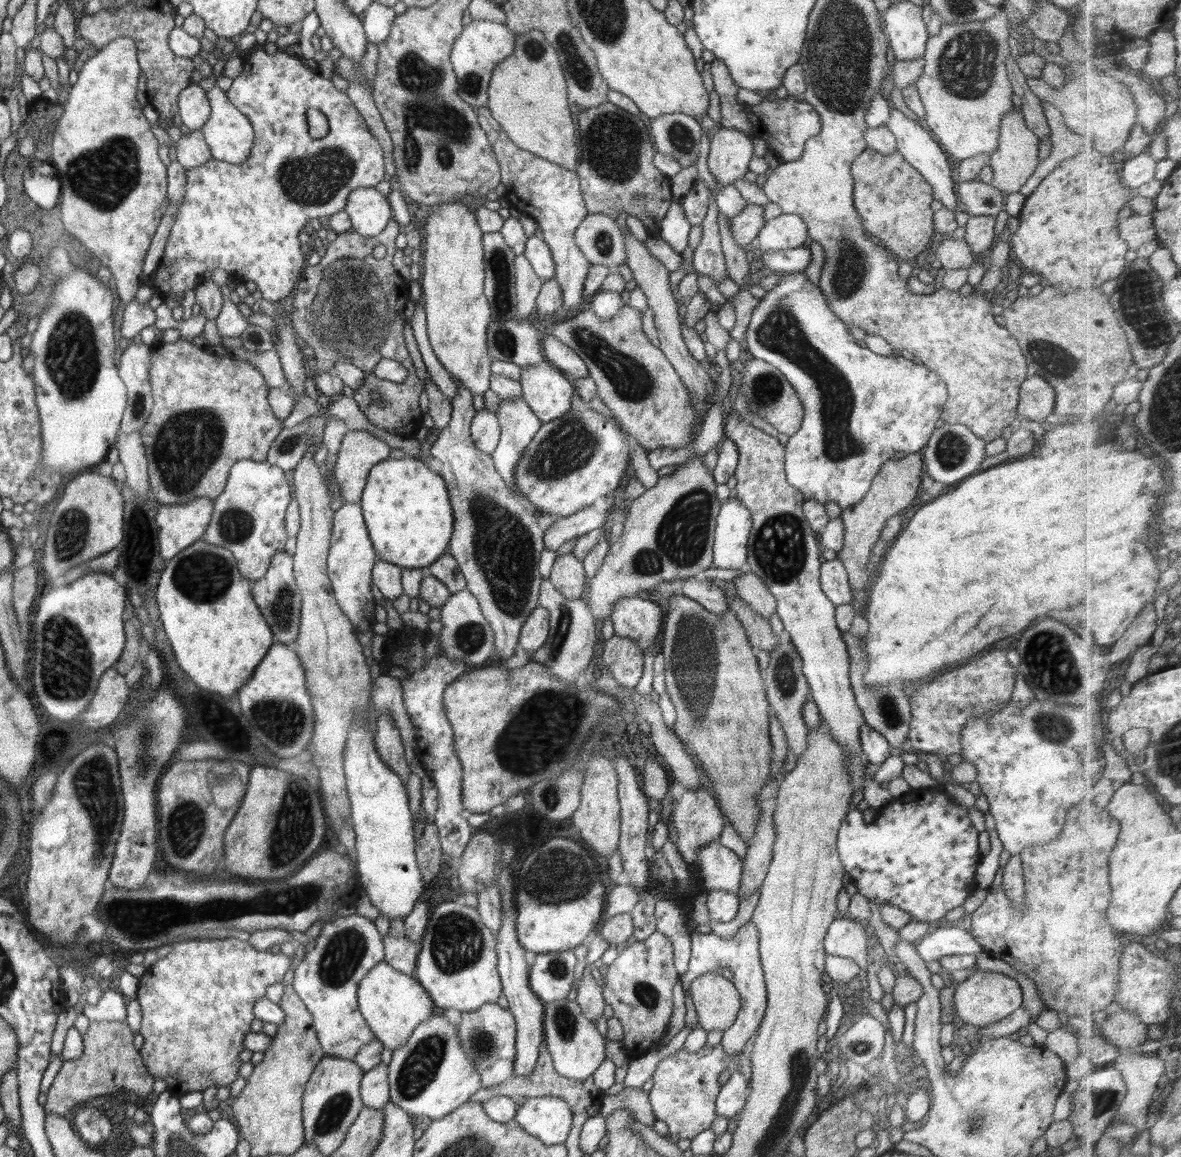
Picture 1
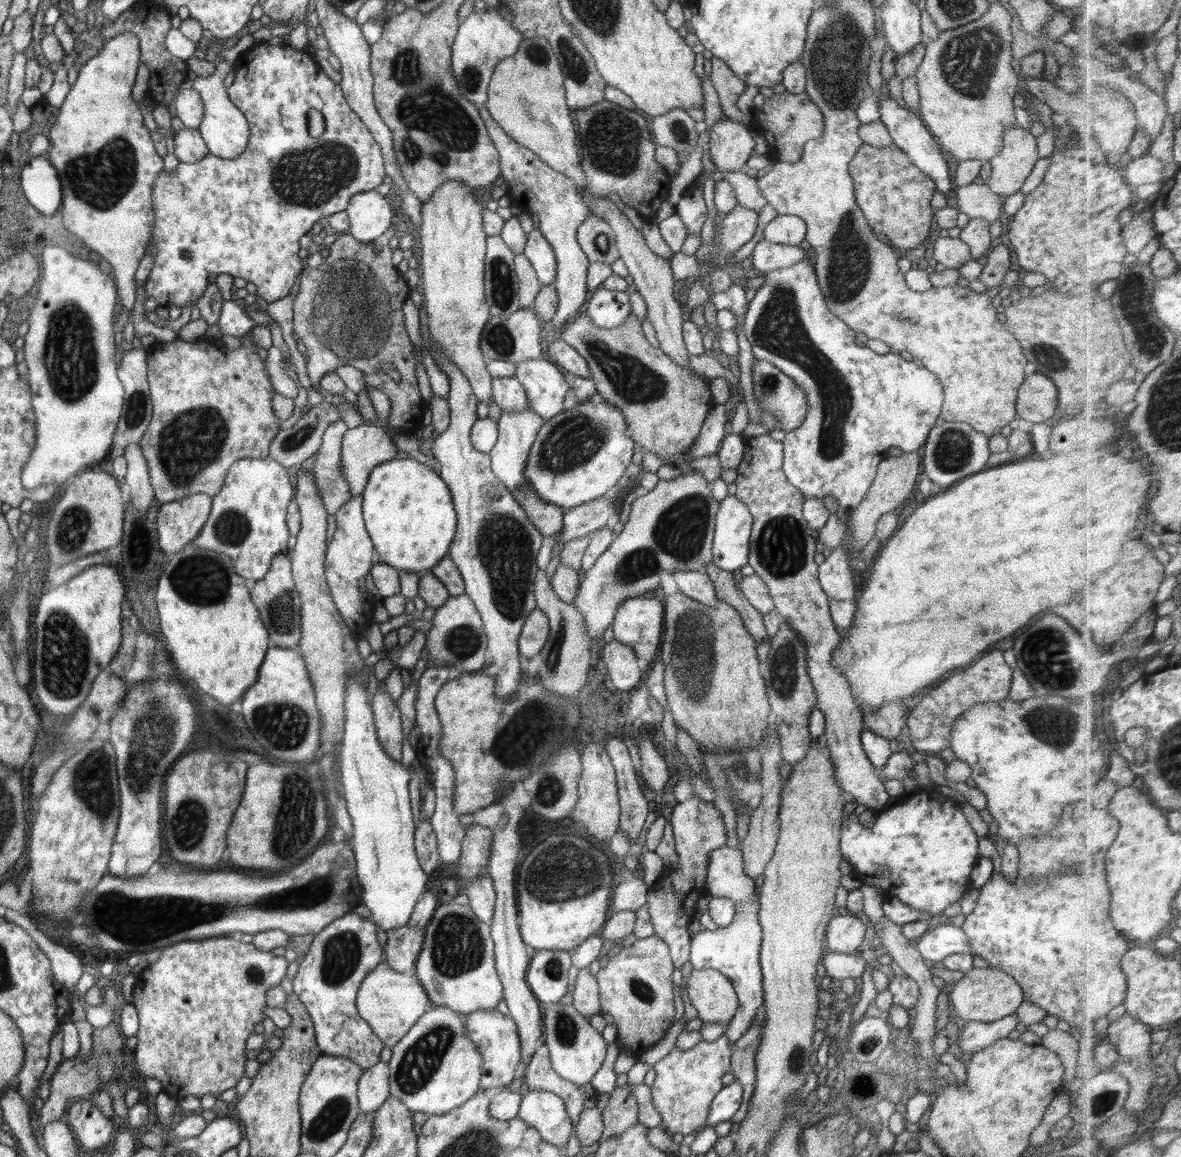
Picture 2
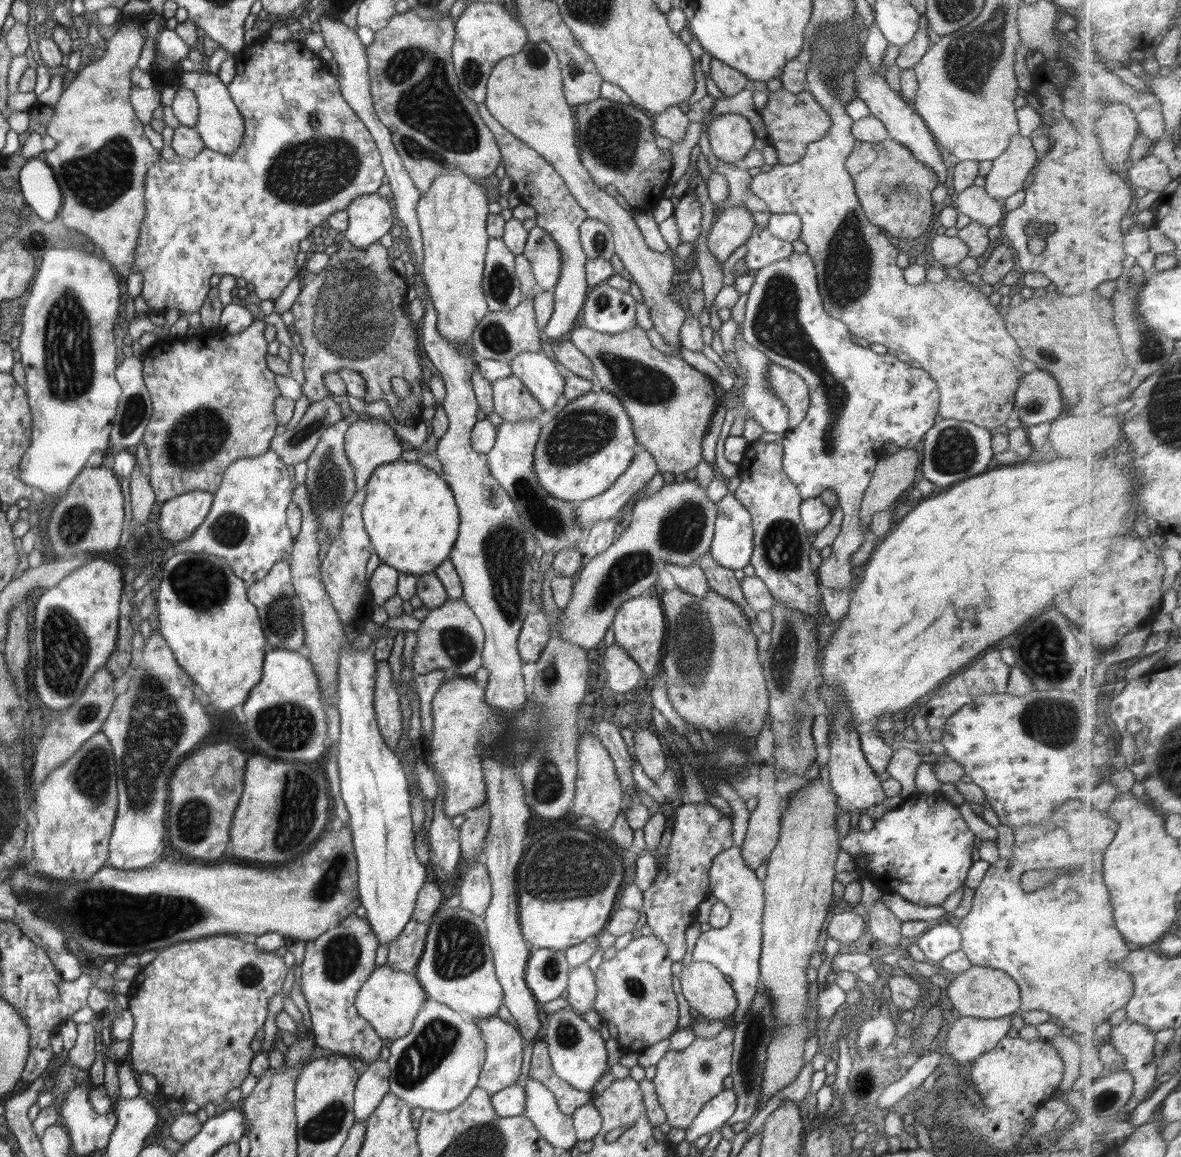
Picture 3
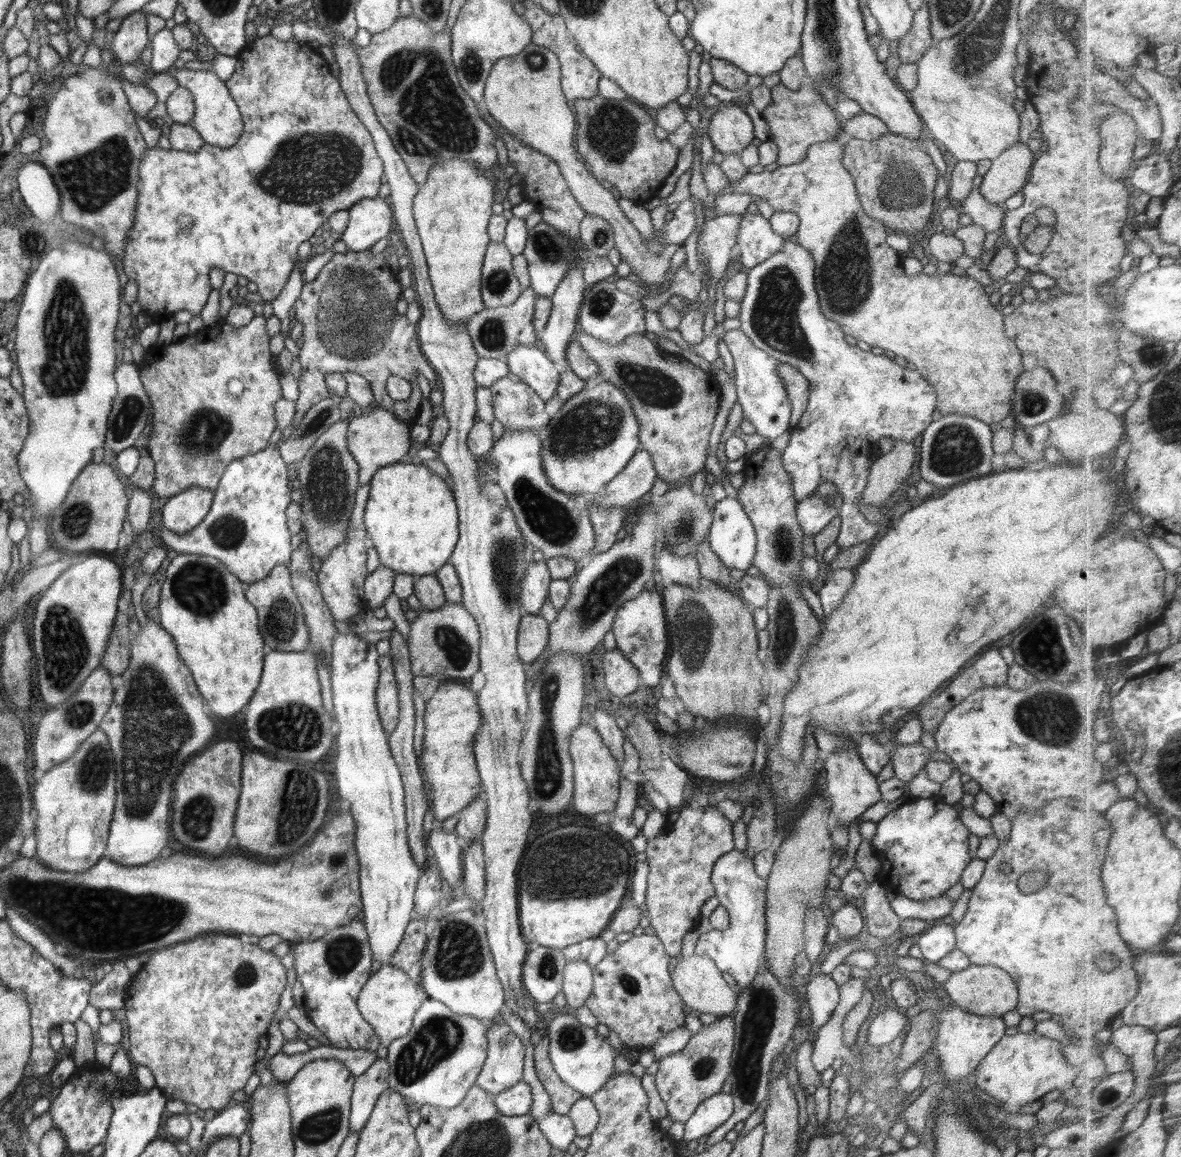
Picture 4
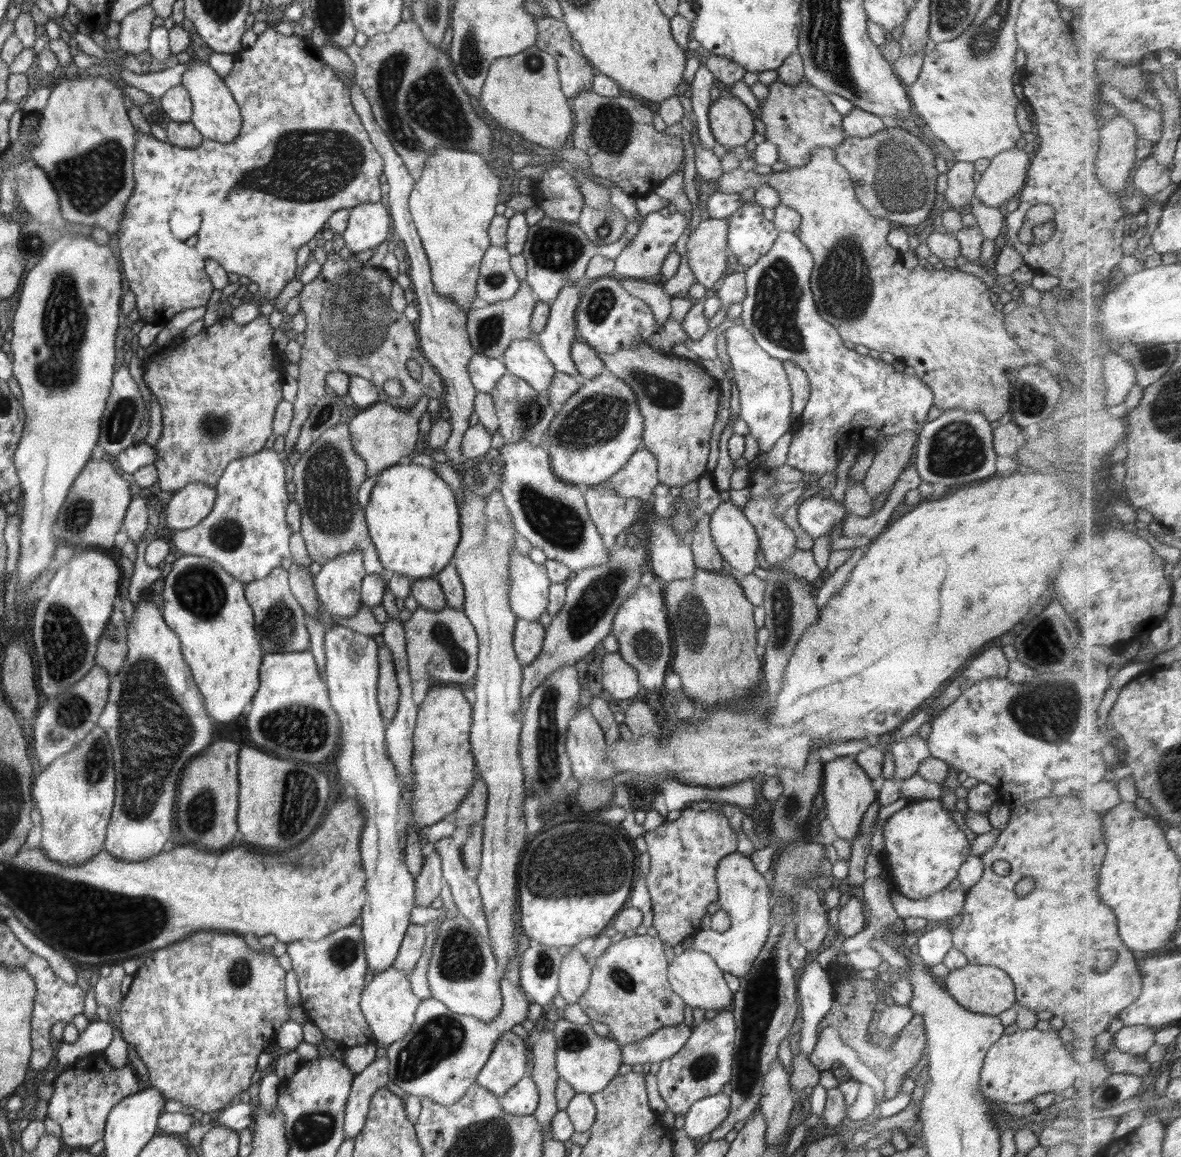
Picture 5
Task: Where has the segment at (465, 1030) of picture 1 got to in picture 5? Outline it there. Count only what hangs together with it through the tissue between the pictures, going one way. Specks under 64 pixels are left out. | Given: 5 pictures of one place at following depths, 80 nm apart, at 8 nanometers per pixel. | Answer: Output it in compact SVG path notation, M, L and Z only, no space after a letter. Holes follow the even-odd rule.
M504 1031L478 1073L477 1083L500 1098L525 1077L526 1067L526 1042L514 1031Z

